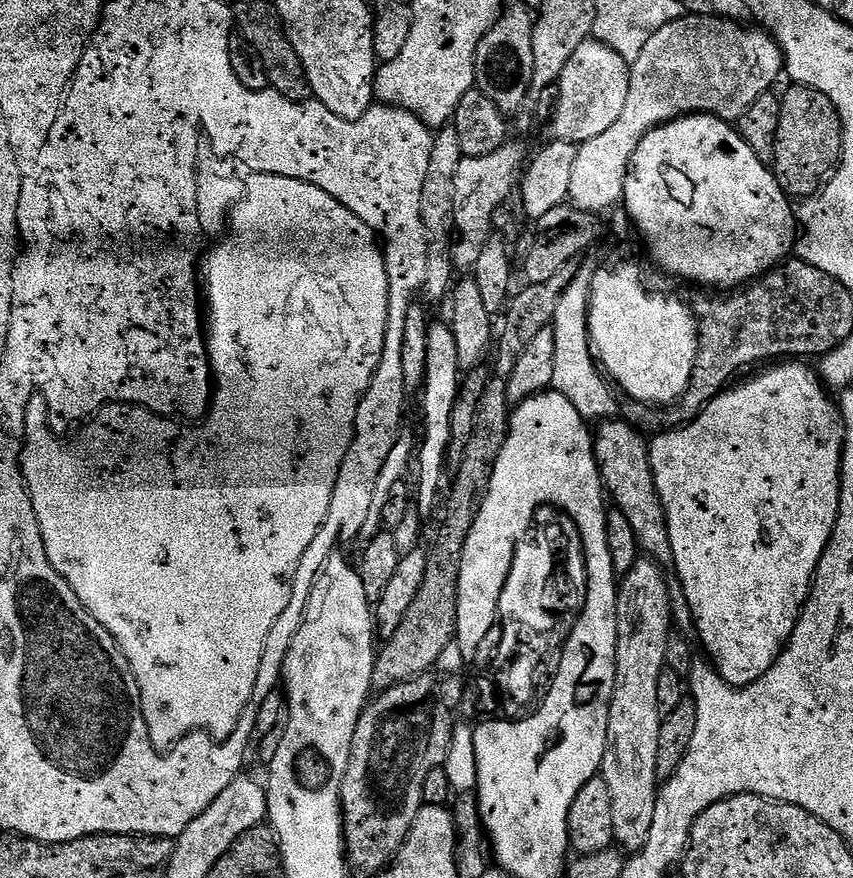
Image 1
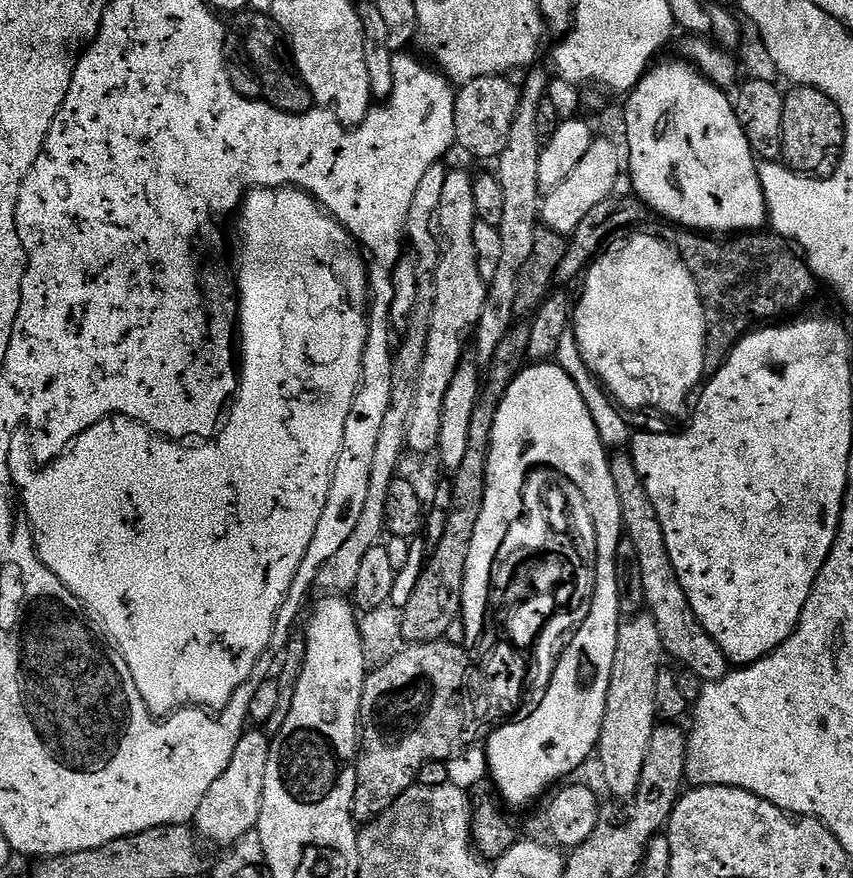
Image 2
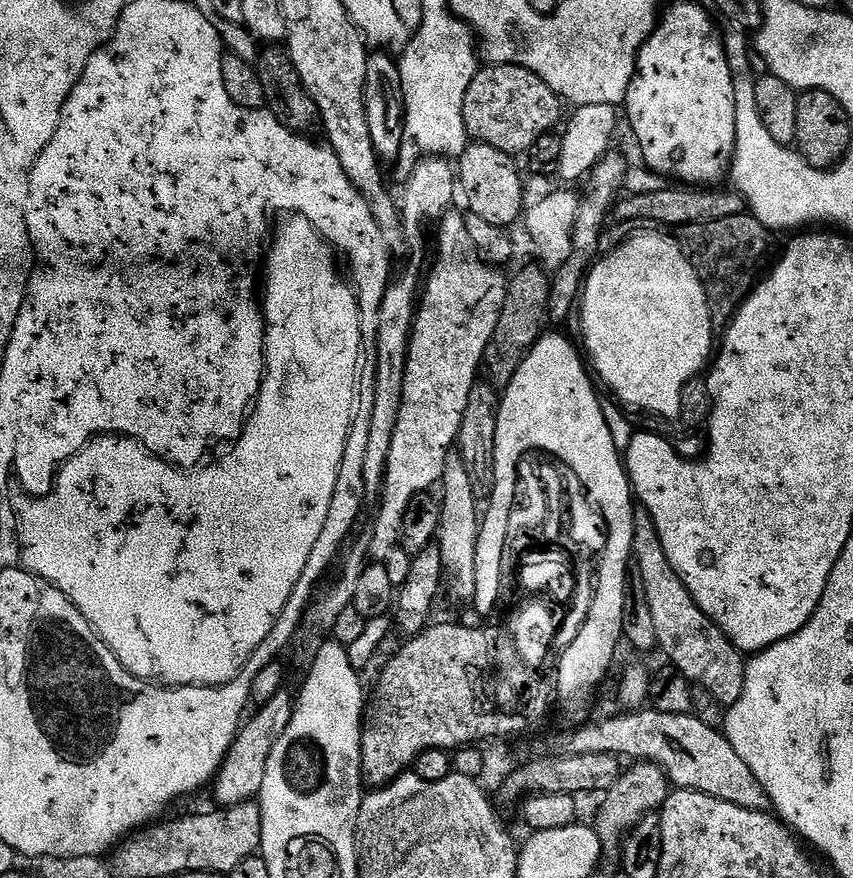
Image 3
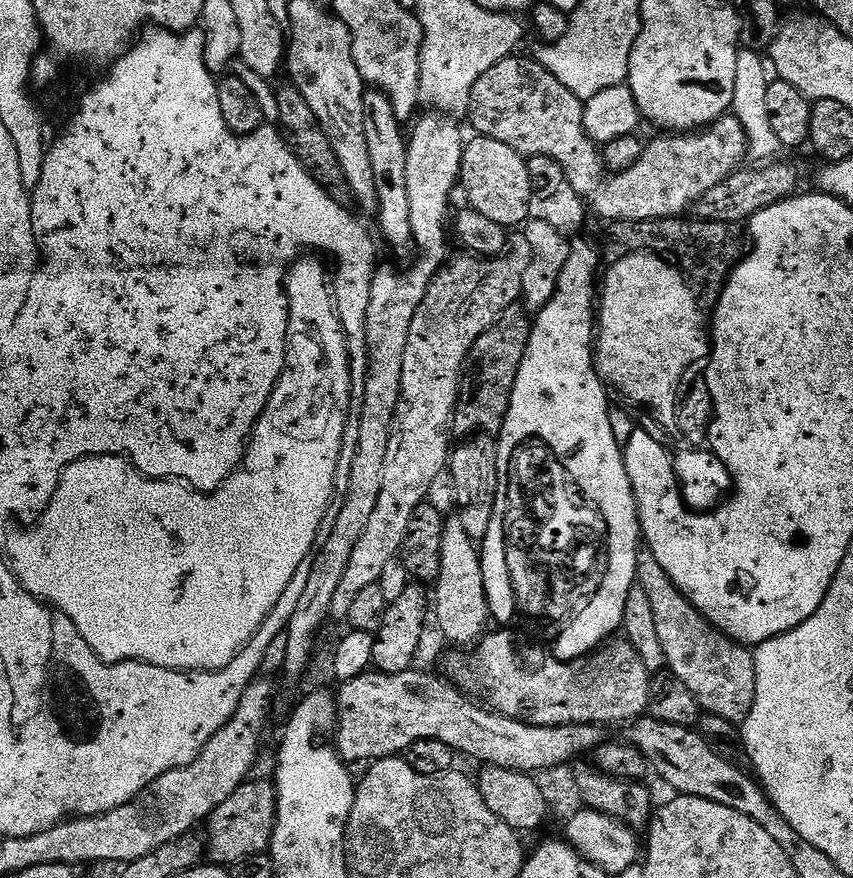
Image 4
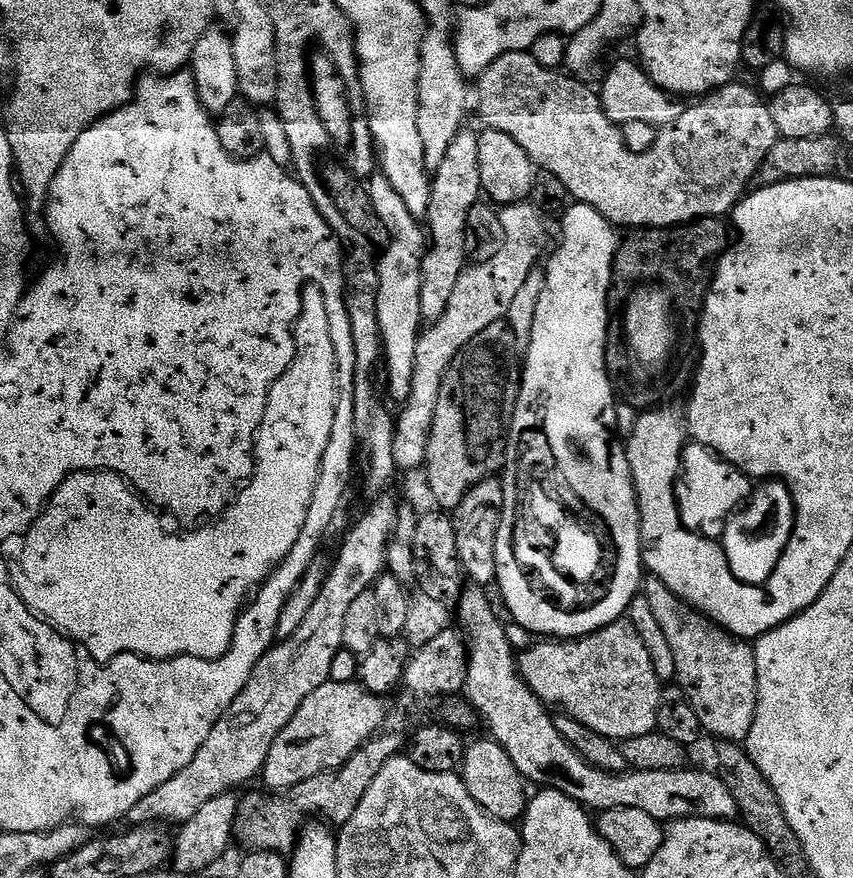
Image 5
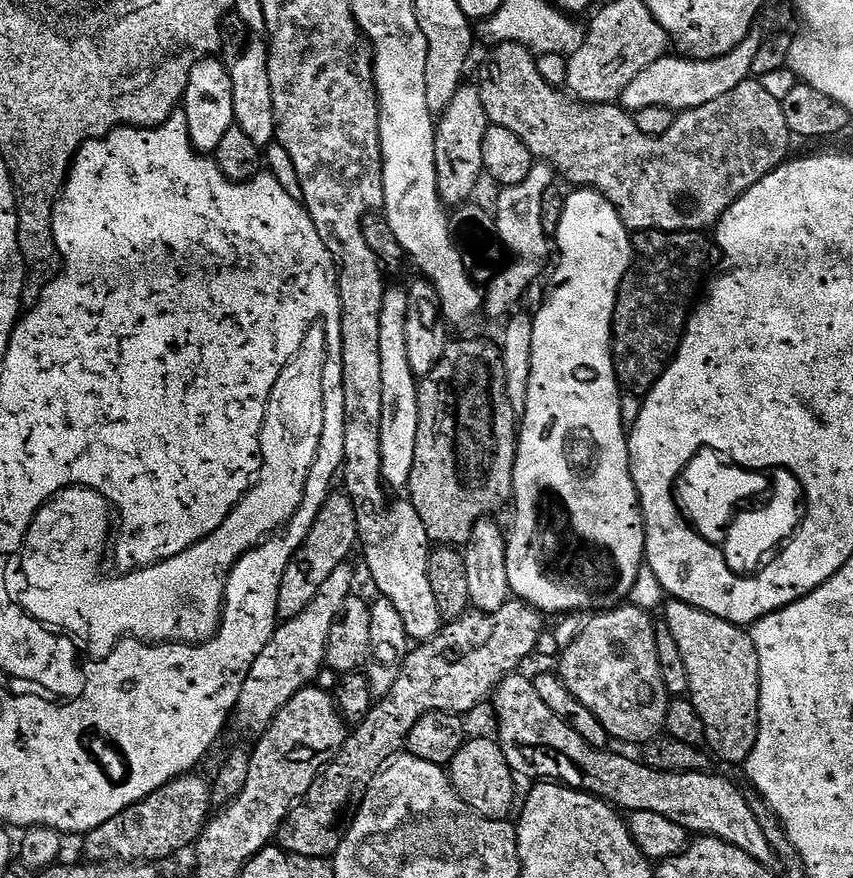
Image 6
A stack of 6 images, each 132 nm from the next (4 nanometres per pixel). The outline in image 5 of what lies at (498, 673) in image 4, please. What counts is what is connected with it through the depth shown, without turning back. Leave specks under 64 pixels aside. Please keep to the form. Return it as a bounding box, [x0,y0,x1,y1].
[519,620,662,742]

